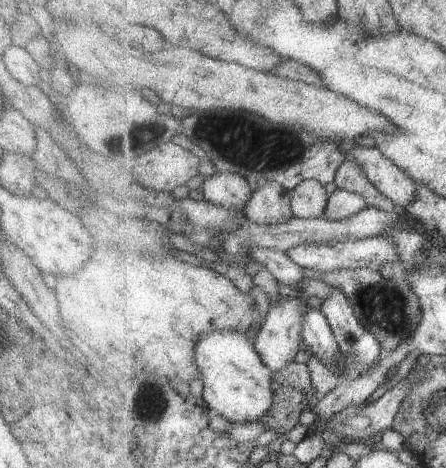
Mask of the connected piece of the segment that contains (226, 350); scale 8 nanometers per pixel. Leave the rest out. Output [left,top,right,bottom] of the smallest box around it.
[197,330,274,426]

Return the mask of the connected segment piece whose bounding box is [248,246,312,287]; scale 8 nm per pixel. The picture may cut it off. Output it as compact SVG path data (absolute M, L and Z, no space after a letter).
M251 248L249 255L251 259L263 263L277 282L287 284L289 287L295 287L303 278L312 275L312 273L301 268L286 251L278 251L271 248Z

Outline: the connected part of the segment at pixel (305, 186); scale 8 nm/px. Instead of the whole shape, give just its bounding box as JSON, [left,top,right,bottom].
[291,180,329,219]

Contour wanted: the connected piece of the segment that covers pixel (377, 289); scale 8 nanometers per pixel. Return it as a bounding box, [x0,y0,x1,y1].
[320,268,414,353]

